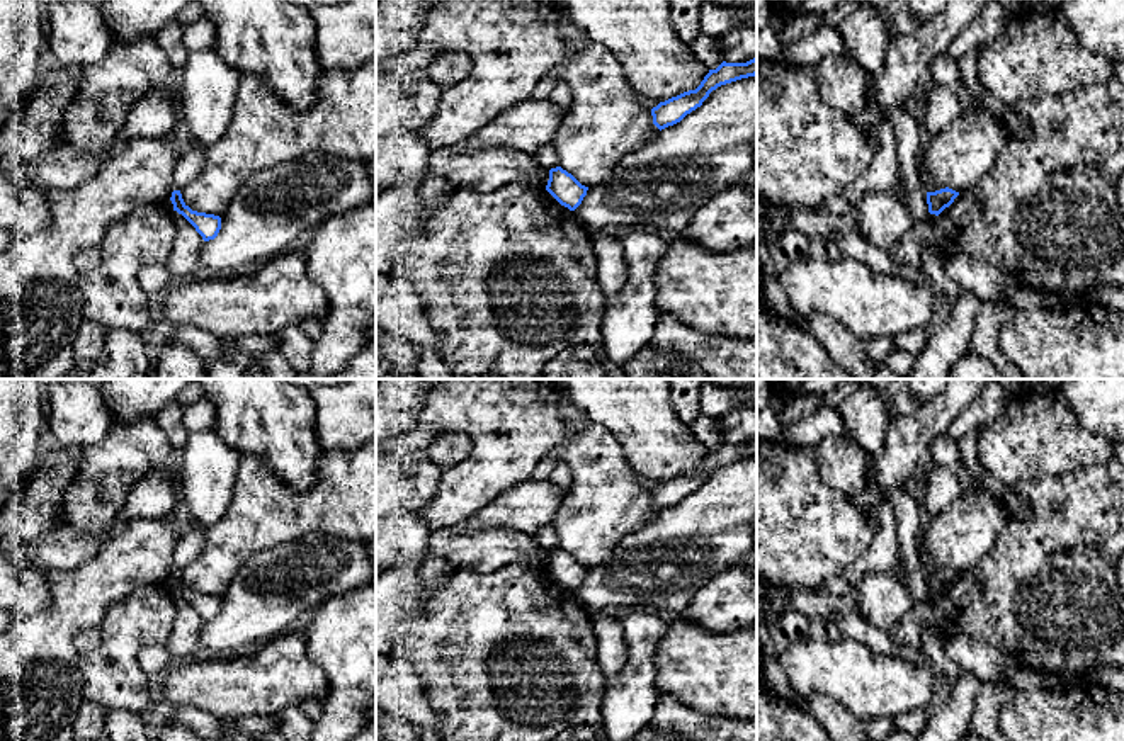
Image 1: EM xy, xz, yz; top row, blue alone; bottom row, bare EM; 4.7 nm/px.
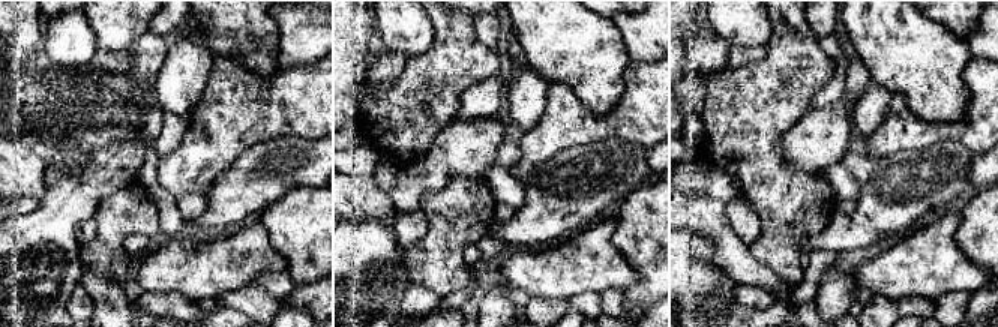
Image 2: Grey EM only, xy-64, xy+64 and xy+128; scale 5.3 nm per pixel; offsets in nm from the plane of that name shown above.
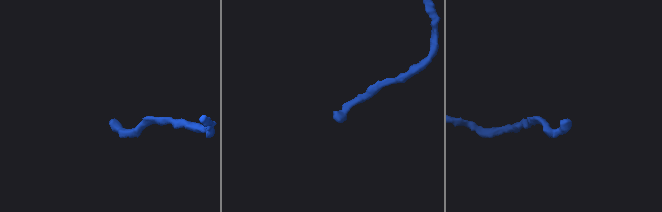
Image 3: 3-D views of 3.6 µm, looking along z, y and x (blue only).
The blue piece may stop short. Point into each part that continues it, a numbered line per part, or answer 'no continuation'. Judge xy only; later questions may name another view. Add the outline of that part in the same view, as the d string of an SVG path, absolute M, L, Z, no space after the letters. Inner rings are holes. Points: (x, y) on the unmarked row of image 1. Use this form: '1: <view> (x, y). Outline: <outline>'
no continuation

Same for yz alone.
no continuation

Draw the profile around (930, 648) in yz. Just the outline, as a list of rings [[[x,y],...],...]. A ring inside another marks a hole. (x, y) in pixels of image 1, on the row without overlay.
[[[927,627],[917,648],[918,648],[920,656],[925,659],[925,663],[932,670],[942,673],[951,682],[951,685],[956,683],[962,670],[957,666],[954,659],[951,659],[945,654],[942,637],[937,631]]]

